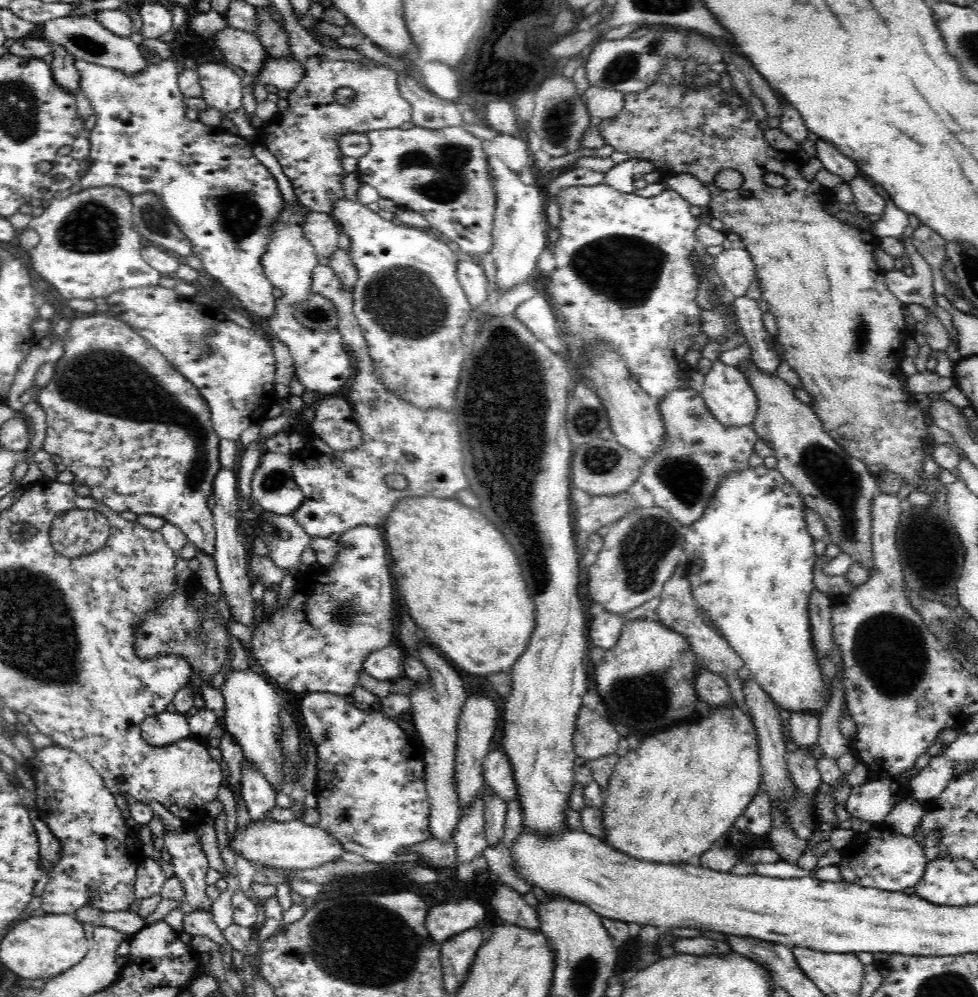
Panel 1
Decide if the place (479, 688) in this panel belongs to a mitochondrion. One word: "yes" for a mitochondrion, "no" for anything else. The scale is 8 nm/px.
no

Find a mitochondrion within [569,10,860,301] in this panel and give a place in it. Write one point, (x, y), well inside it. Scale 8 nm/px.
(624, 68)

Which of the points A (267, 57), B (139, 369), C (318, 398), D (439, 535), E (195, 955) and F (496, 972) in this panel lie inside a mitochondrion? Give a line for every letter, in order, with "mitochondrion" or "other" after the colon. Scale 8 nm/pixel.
A: other
B: mitochondrion
C: other
D: other
E: other
F: other

